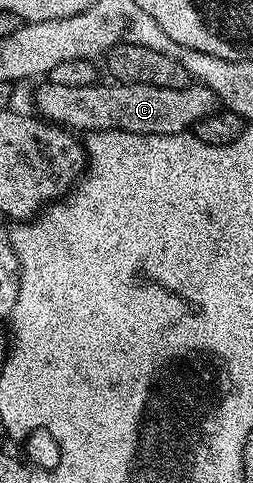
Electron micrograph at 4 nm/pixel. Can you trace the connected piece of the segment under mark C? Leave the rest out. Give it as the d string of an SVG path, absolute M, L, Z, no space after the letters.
M49 81L40 82L39 85L35 91L34 110L44 120L66 125L76 132L83 131L82 133L128 131L138 135L182 135L190 132L197 120L211 115L220 106L213 89L194 81L181 89L116 82L112 82L111 87L70 87L53 85Z

